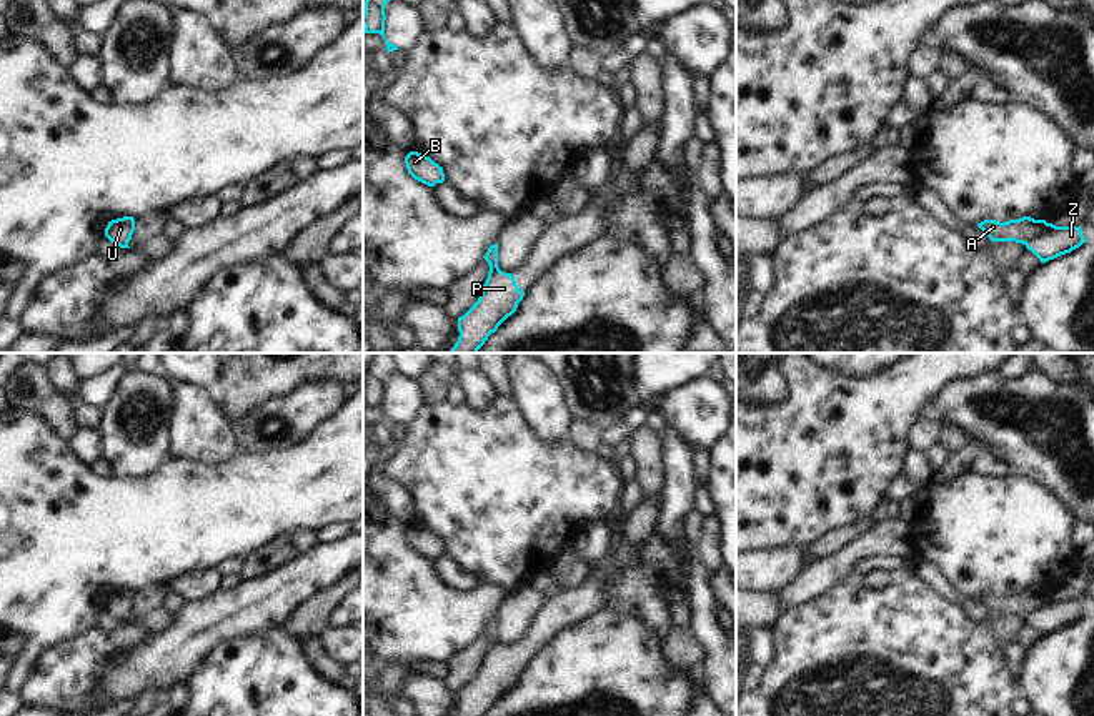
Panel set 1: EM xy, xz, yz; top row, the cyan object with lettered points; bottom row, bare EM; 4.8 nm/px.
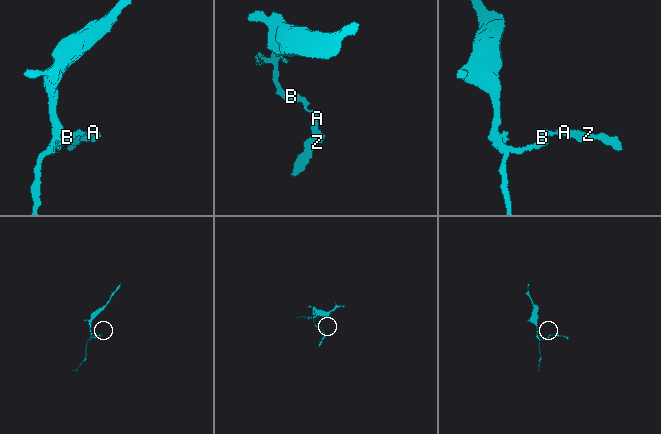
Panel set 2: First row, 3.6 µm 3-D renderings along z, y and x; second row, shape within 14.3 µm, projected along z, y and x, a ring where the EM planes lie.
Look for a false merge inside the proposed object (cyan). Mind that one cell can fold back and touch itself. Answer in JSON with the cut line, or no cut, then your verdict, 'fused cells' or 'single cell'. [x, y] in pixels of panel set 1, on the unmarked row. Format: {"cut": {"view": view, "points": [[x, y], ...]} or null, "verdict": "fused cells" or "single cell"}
{"cut": {"view": "yz", "points": [[1048, 596], [1026, 618]]}, "verdict": "fused cells"}

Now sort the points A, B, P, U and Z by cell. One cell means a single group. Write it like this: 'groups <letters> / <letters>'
groups A B U / P Z

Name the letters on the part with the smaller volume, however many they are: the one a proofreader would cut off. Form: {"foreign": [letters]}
{"foreign": ["P", "Z"]}

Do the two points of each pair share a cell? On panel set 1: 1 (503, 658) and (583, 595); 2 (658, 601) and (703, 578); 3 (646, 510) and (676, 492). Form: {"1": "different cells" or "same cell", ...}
{"1": "same cell", "2": "different cells", "3": "different cells"}

